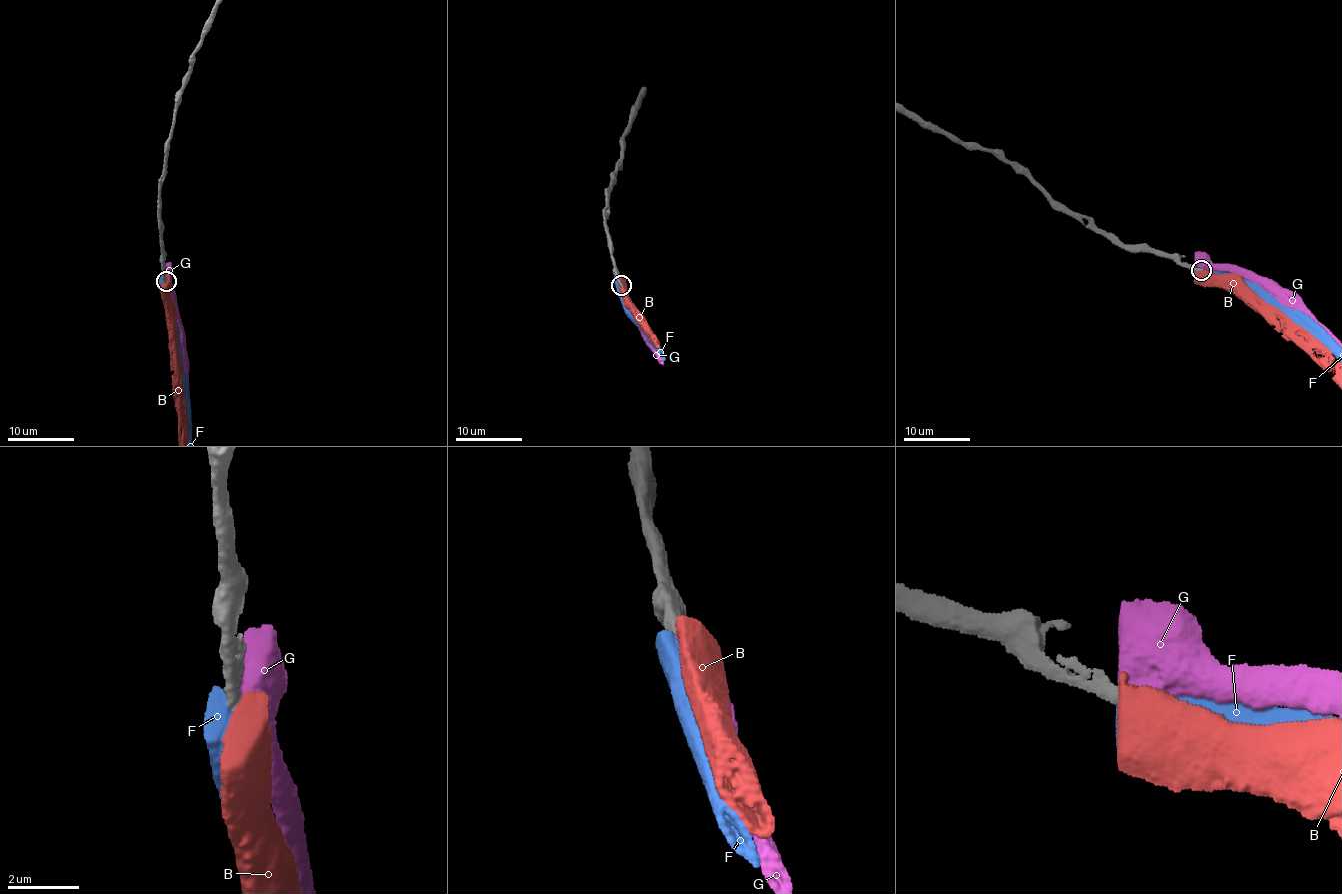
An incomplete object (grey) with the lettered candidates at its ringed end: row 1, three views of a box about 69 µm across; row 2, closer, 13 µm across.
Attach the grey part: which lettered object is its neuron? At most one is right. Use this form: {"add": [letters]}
{"add": []}

